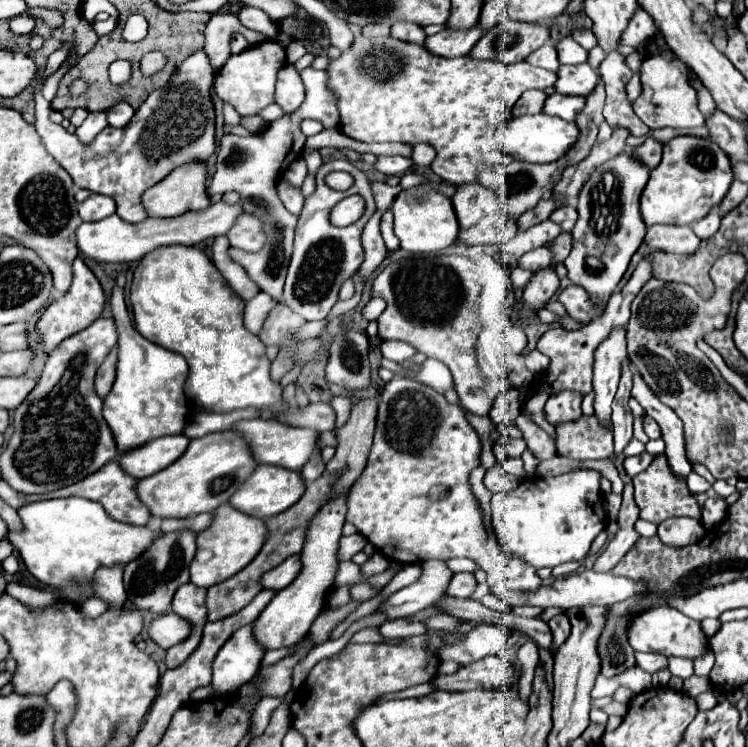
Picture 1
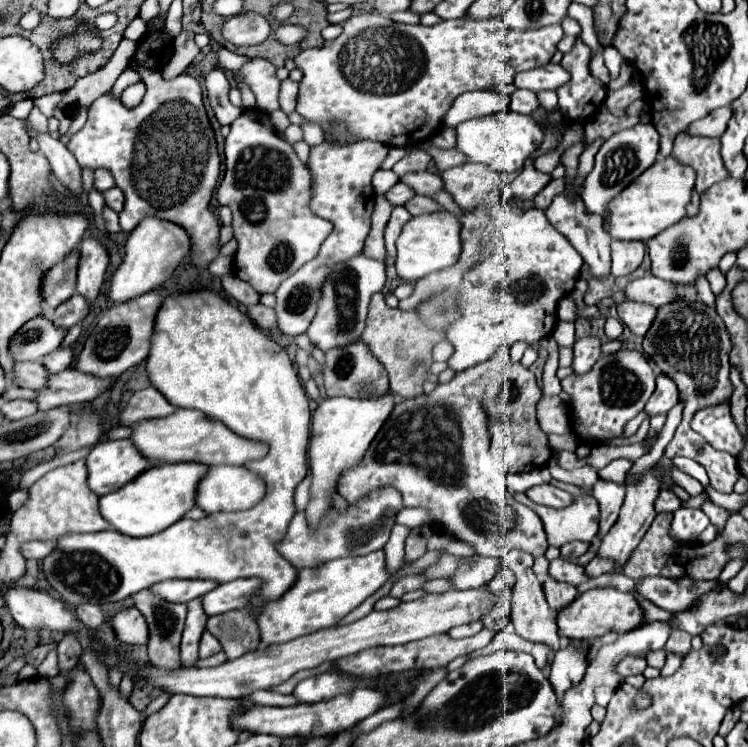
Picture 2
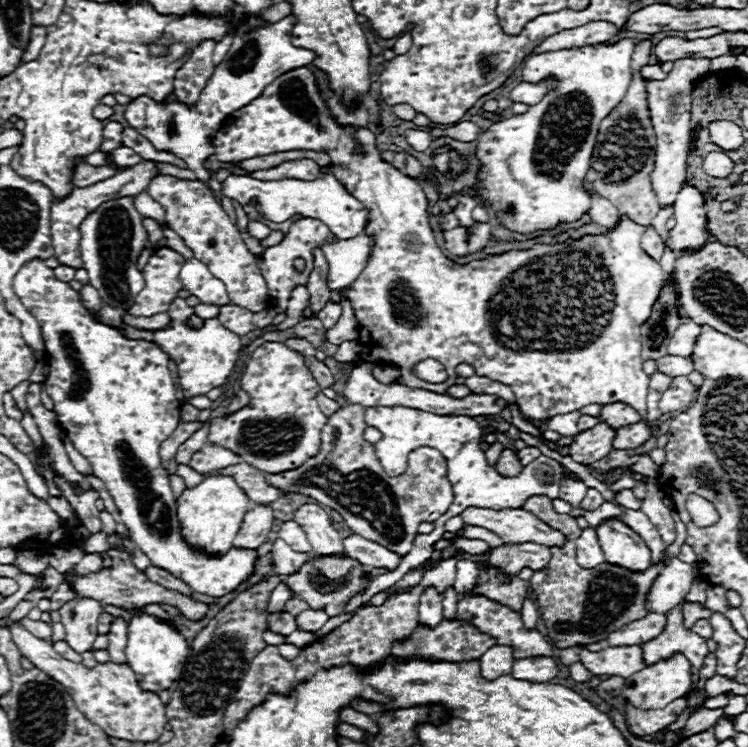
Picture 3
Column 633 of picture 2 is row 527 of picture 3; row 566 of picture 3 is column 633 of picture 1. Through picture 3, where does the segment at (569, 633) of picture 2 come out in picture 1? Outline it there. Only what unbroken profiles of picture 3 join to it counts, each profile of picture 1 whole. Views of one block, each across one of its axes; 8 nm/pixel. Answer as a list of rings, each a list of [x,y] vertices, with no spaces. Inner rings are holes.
[[[670,606],[652,608],[640,614],[634,620],[634,624],[628,628],[628,640],[636,652],[658,652],[664,656],[676,656],[676,658],[688,658],[688,660],[702,658],[712,650],[700,622],[690,620],[688,616],[684,616],[682,612]]]

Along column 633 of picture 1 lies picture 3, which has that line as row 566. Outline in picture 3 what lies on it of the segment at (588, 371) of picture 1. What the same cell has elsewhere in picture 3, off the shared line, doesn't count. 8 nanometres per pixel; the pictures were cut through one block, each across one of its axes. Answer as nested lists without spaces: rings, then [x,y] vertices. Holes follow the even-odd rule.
[[[276,540],[274,548],[272,548],[272,556],[274,556],[274,570],[278,574],[294,574],[298,572],[298,568],[308,562],[312,558],[312,554],[302,554],[302,552],[294,552],[286,542]]]

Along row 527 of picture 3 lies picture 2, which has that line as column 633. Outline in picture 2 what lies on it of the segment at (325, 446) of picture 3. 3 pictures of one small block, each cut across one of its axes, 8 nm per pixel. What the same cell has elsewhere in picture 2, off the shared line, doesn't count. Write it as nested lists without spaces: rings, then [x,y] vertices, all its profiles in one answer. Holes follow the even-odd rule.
[[[634,348],[604,354],[586,374],[570,374],[562,380],[562,390],[572,396],[572,430],[576,430],[582,438],[620,438],[626,422],[644,410],[654,392],[654,380],[656,374],[648,356]]]

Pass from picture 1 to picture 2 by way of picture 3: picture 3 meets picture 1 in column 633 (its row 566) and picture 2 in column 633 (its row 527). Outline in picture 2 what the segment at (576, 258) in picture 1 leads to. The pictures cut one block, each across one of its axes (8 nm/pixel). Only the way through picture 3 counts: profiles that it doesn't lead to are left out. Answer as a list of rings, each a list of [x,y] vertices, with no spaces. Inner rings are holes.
[[[636,124],[632,128],[614,132],[602,144],[602,148],[596,156],[594,170],[584,180],[582,198],[584,198],[586,208],[590,212],[598,212],[598,214],[606,216],[606,202],[612,200],[618,192],[622,192],[622,188],[626,188],[626,184],[630,184],[638,174],[642,174],[646,168],[650,168],[650,164],[656,162],[658,144],[660,144],[660,136],[652,124]]]

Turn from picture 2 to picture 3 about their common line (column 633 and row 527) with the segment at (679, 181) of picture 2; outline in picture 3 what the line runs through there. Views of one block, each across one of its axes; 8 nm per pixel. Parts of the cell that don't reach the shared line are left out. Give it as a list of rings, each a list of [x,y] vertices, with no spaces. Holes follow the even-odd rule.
[[[210,472],[204,480],[190,490],[184,490],[178,496],[178,520],[182,526],[182,534],[188,544],[206,550],[208,554],[224,554],[232,548],[232,540],[236,538],[244,514],[248,512],[250,498],[236,484],[232,476]]]

